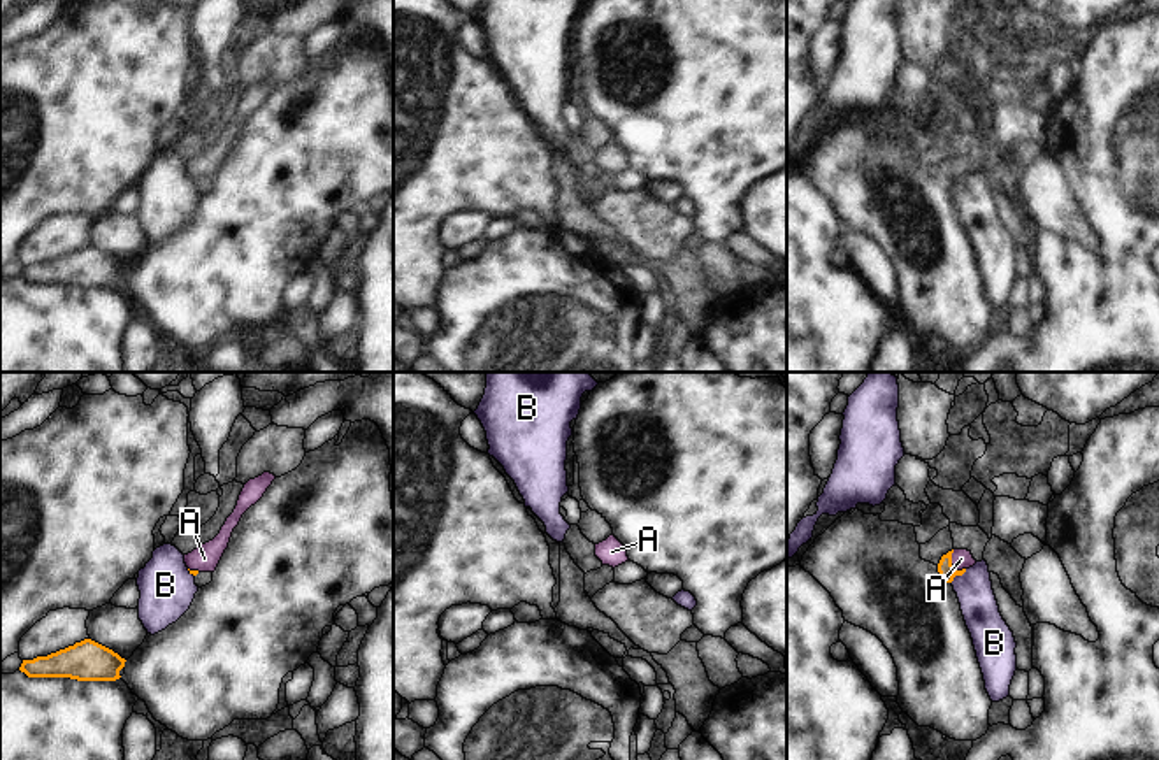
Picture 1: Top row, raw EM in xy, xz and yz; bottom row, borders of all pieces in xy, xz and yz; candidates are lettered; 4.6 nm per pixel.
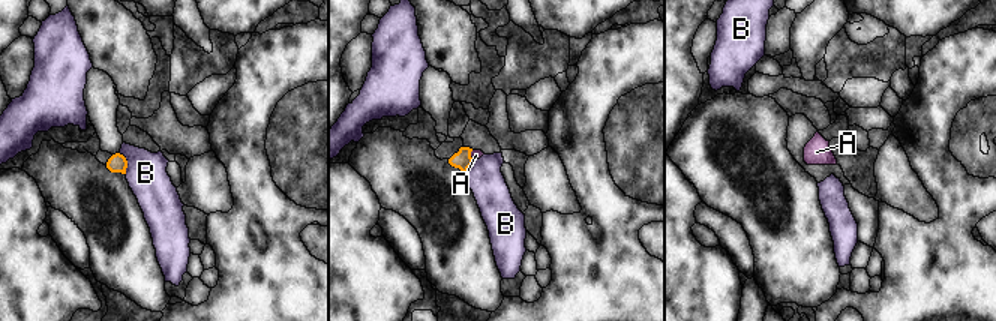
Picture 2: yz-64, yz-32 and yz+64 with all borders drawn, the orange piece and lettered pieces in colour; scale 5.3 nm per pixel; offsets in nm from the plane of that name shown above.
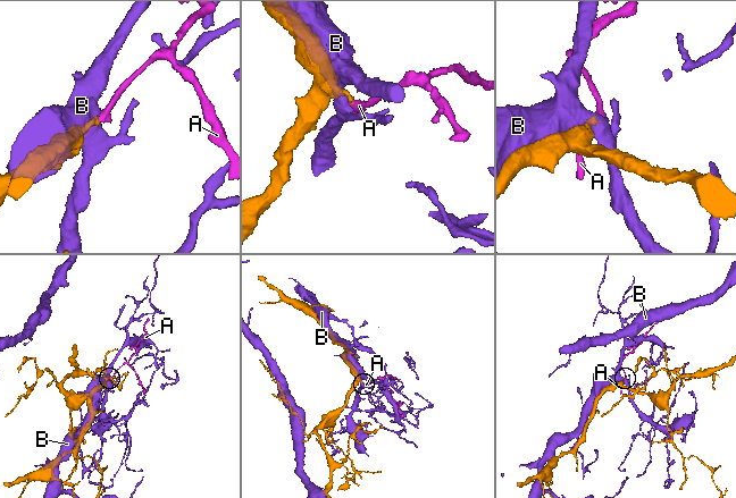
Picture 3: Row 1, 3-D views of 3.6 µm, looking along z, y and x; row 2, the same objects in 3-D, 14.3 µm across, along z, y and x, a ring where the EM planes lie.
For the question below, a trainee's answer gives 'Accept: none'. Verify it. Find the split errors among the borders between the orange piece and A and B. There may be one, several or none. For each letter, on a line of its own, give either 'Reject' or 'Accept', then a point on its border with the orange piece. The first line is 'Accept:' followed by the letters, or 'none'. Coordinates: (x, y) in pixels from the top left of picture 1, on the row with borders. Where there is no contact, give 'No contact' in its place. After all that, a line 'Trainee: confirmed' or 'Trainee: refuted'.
Accept: A
A: Accept. Touches orange at yz (950, 564)
B: Reject. Touches orange at yz (957, 574)
Trainee: refuted

